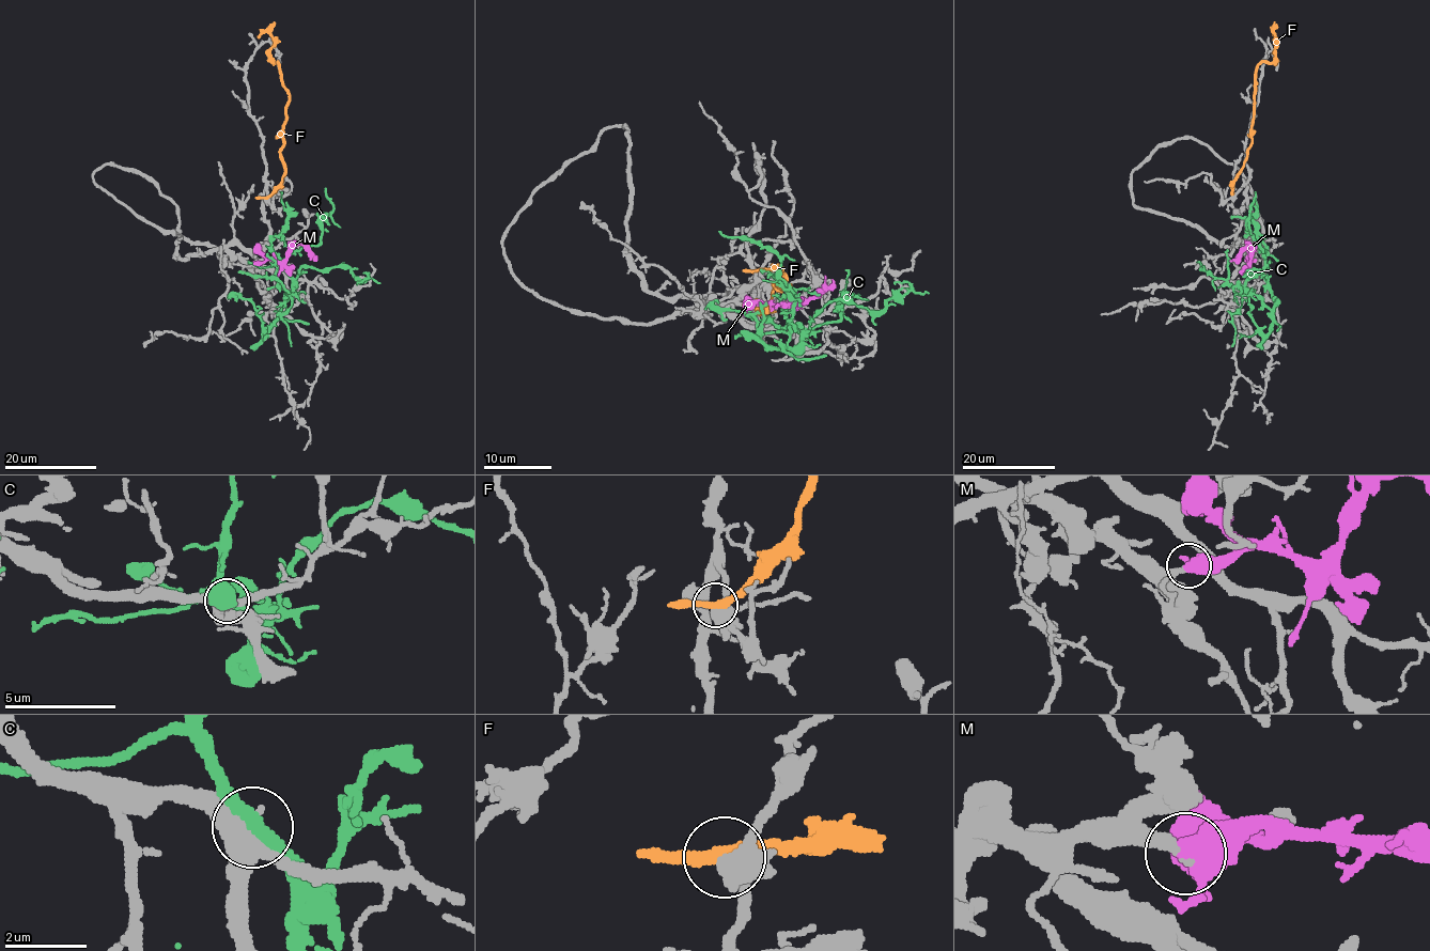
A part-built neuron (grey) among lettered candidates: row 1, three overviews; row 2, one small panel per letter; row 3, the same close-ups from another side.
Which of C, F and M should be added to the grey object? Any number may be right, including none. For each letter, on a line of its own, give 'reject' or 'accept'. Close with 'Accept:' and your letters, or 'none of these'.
C: reject
F: reject
M: accept
Accept: M

